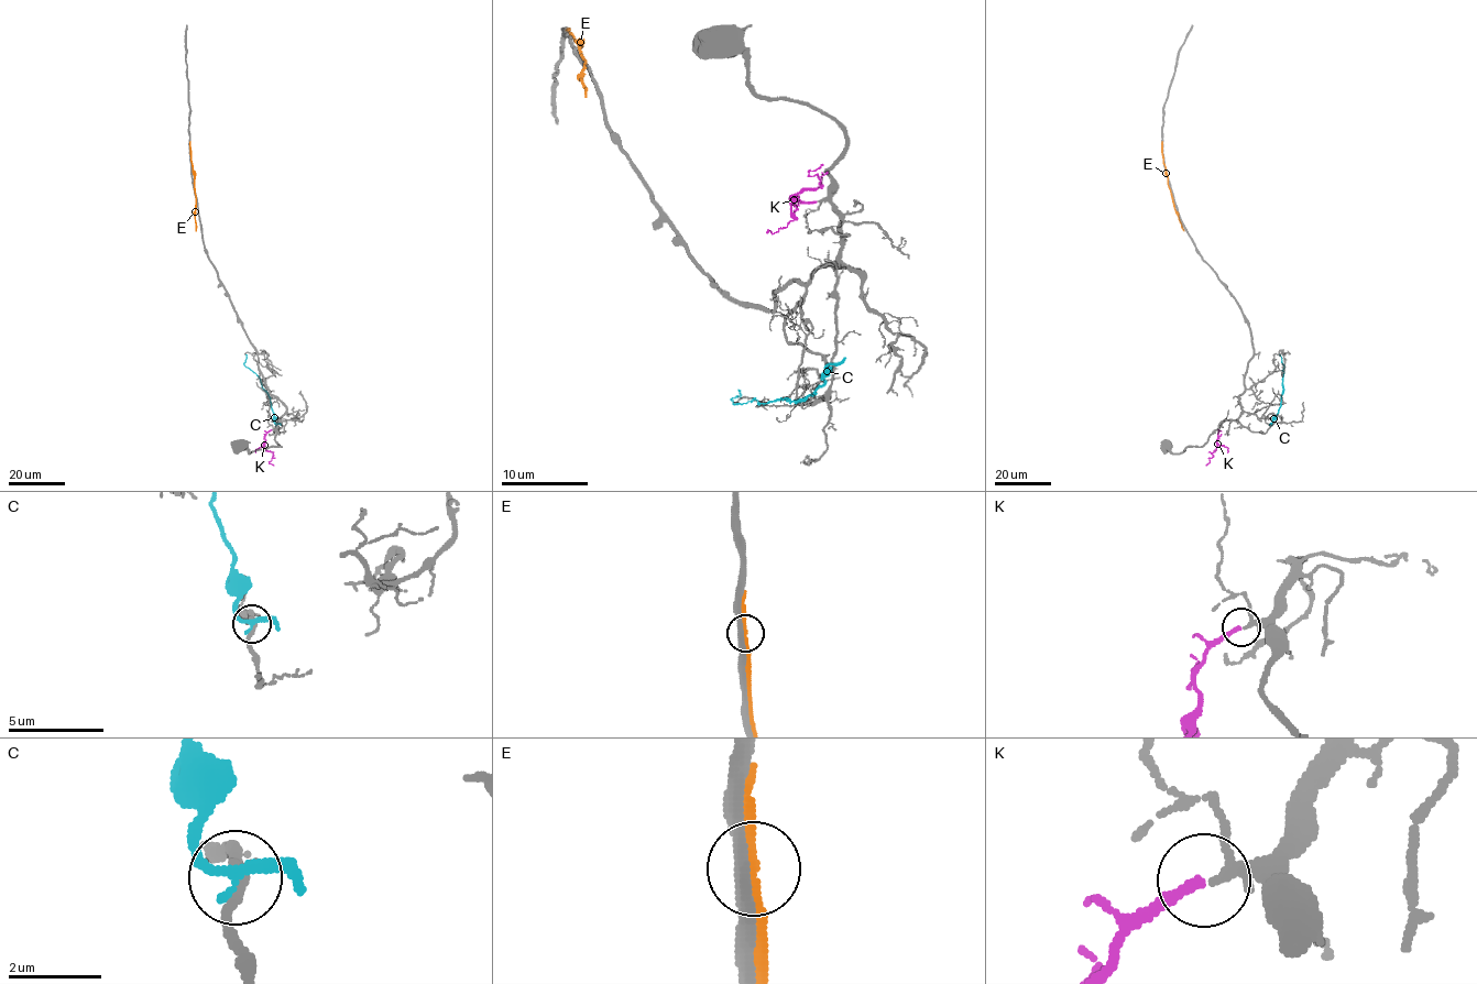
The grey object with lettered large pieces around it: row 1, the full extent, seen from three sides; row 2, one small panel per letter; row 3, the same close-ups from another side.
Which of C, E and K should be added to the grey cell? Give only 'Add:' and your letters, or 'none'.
Add: K

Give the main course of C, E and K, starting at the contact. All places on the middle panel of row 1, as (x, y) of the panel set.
C: (833, 364), (827, 367), (824, 382), (816, 393), (789, 402), (735, 404), (731, 400), (740, 395), (737, 389)
E: (568, 30), (586, 61), (586, 97)
K: (816, 201), (791, 197), (820, 184), (820, 175), (809, 173), (822, 164)

